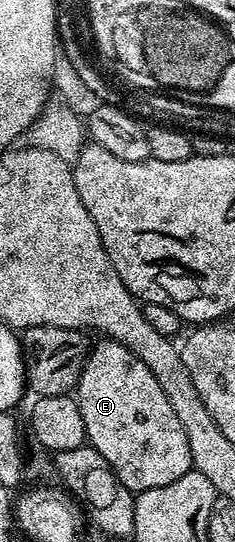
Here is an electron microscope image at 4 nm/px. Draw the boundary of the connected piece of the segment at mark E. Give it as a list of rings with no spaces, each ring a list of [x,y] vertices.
[[[100,338],[95,341],[89,351],[84,369],[76,383],[74,395],[82,410],[82,422],[86,422],[87,443],[114,470],[114,474],[134,494],[154,490],[158,486],[170,486],[170,482],[178,482],[182,474],[193,471],[190,458],[190,442],[186,438],[186,430],[182,422],[178,422],[178,414],[174,414],[174,406],[170,406],[170,398],[158,386],[158,378],[150,374],[146,362],[142,362],[126,346],[117,340]]]

